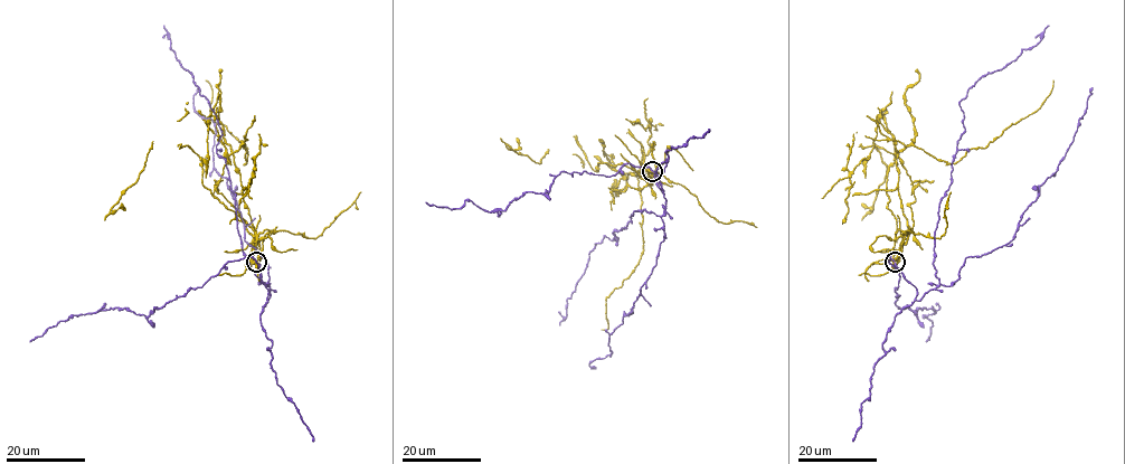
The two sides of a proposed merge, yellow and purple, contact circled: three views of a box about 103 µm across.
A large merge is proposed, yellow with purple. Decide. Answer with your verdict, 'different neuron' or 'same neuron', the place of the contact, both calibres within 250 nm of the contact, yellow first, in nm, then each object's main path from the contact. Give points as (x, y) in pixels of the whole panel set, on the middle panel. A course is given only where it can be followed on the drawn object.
different neuron | (652, 171) | 320/180 nm | yellow via (651, 171), (651, 183), (629, 174), (636, 172), (643, 246), (635, 270), (606, 299), (608, 325), (602, 330) | purple via (651, 170), (665, 212), (634, 211), (626, 227), (612, 234), (617, 242), (605, 236), (595, 243), (559, 324)

